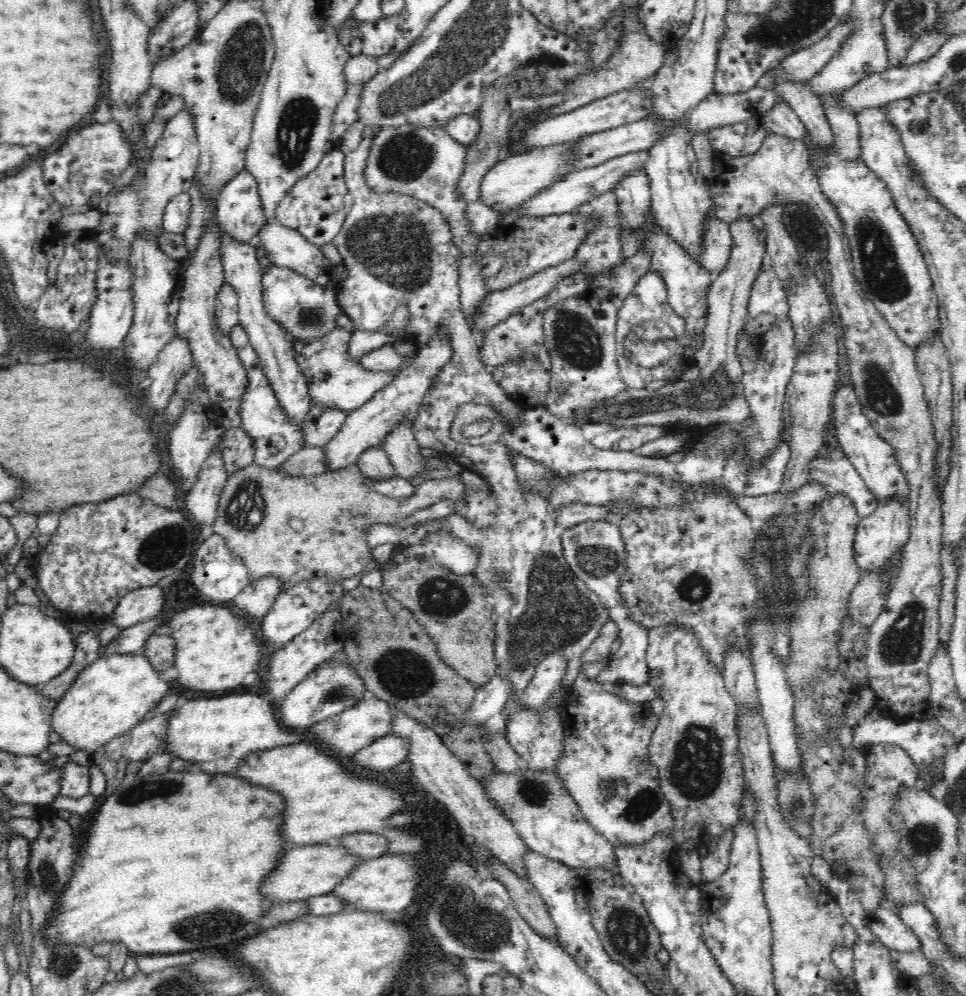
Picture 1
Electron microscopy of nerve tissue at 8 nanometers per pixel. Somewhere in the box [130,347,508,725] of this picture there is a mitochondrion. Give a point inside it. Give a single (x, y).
(407, 672)

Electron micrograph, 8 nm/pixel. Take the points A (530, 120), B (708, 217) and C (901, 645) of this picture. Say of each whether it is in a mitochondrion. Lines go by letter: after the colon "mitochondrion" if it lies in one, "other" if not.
A: other
B: other
C: mitochondrion

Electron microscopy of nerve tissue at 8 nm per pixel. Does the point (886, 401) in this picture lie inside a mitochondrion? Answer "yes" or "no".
yes

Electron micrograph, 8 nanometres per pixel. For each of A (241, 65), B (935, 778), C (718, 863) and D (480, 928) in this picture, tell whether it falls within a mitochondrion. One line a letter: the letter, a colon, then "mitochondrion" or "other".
A: mitochondrion
B: other
C: other
D: mitochondrion

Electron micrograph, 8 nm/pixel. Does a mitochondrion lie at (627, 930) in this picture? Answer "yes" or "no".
yes

